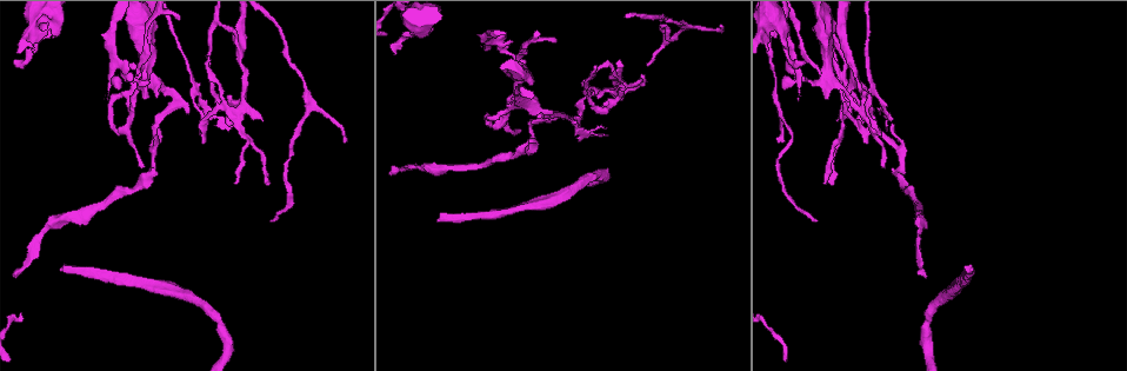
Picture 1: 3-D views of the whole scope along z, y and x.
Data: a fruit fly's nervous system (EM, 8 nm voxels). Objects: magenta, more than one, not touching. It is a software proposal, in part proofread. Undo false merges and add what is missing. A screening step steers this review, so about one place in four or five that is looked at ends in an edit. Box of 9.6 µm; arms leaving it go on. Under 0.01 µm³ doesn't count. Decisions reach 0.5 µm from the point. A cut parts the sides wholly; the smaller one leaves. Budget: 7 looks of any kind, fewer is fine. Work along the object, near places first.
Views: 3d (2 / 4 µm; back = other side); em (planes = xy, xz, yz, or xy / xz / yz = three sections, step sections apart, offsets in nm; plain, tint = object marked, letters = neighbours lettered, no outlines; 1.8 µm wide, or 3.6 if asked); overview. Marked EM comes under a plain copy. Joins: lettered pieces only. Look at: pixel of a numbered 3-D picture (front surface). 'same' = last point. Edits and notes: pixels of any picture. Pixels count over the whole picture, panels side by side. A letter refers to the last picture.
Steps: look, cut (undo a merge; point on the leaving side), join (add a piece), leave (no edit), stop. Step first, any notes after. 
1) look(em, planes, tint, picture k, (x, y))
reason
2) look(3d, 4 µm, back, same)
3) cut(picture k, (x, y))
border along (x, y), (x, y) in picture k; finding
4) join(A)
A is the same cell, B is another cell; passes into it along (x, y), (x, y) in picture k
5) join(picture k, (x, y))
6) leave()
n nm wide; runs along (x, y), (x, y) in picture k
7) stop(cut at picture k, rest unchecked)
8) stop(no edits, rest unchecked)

look(3d, 2 µm, picture 1, (614, 76))
two arms in line, one across

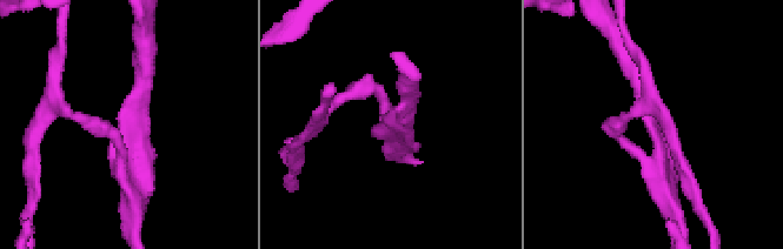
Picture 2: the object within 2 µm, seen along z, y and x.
look(em, yz, step 16, tint, picture 2, (385, 133))
3 arms

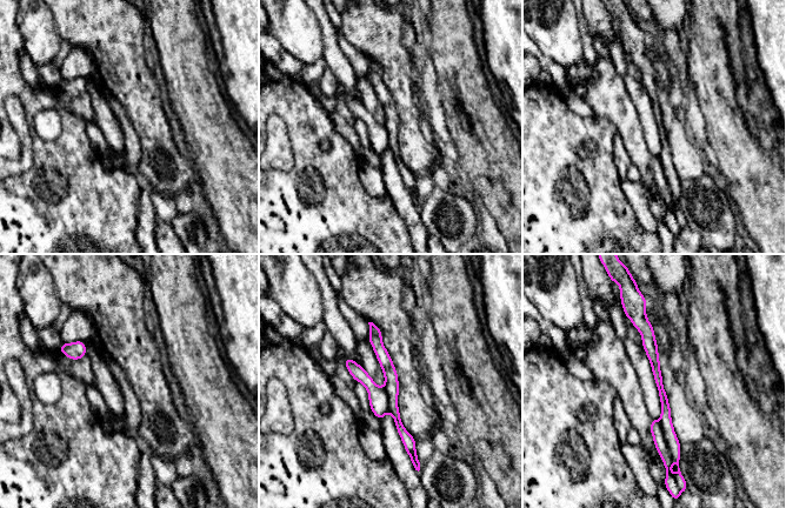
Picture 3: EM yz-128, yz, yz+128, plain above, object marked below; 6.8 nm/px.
look(em, yz, step 16, letters, same)

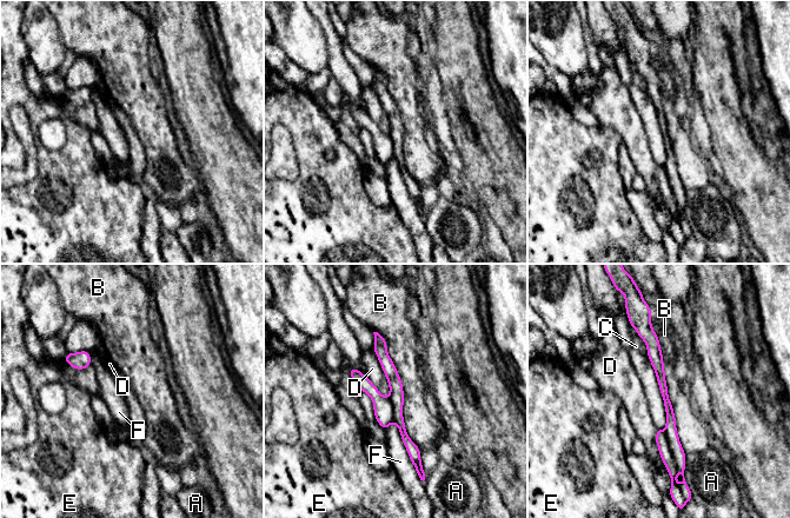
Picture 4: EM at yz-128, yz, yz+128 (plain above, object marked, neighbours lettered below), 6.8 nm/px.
cut(picture 4, (672, 439))
60 nm wide; A, B, C, D, E and F are other cells; two neurons meet here

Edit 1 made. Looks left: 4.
look(3d, 2 µm, picture 1, (892, 127))
thin end

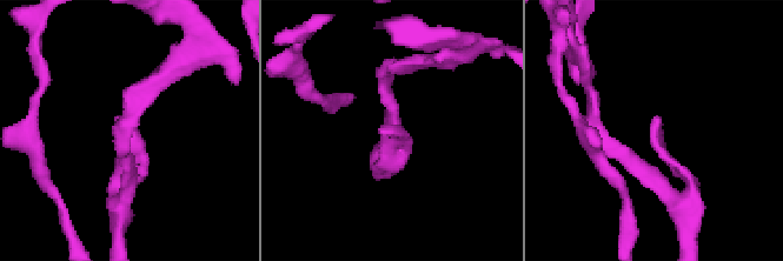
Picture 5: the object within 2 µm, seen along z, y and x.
look(em, planes, letters, picture 5, (390, 135))

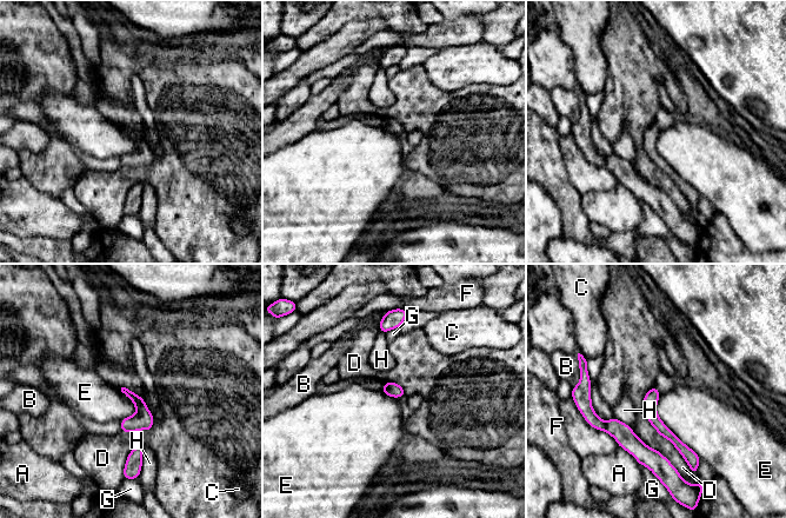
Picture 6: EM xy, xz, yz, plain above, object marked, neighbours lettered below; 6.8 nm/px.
leave()
A, B, C, D, E, F, G and H are other cells; border along (659, 394), (658, 417), (700, 458) in picture 6; none of them fits

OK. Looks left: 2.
look(3d, 4 µm, picture 1, (973, 271))
long arm stops here

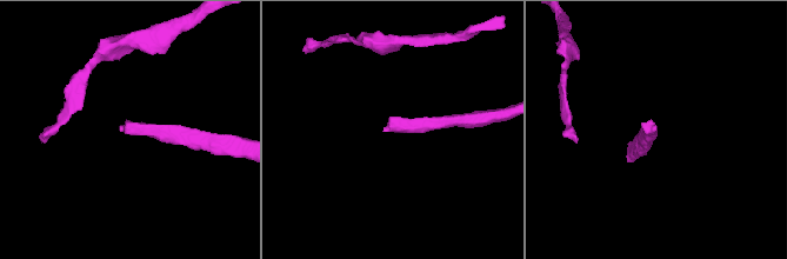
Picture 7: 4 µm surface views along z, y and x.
look(em, 3.6 µm, planes, letters, picture 7, (121, 127))
need the tissue

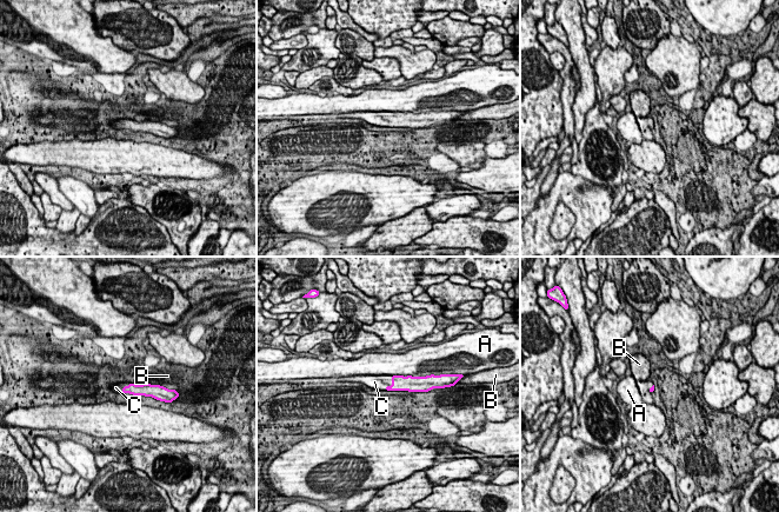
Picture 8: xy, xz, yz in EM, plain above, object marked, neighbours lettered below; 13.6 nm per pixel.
join(C)
C is the same cell, A and B are other cells; passes into it along (399, 383), (392, 384), (374, 381) in picture 8; it goes on there

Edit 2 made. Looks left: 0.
stop(cut at picture 4, join at picture 8, rest unchecked)

